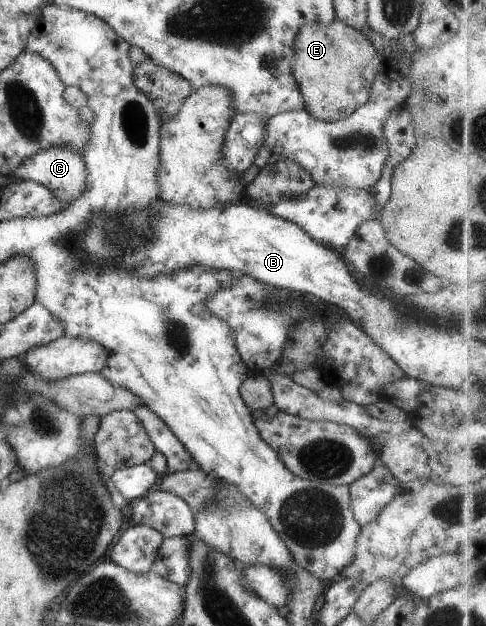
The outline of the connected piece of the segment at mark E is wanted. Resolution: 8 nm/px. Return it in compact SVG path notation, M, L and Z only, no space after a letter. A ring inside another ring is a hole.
M334 17L330 24L306 23L294 37L292 73L311 117L323 121L345 119L369 99L384 58L358 29Z

